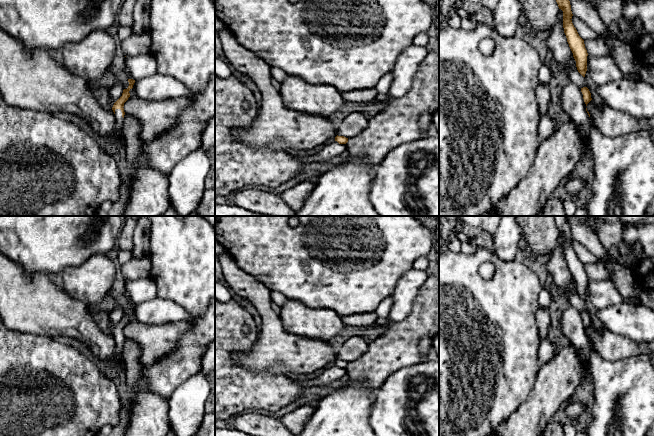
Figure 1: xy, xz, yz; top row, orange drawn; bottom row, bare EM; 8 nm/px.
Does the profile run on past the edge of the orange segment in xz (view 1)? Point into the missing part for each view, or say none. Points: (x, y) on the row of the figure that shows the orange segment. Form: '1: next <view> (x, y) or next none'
1: next none

